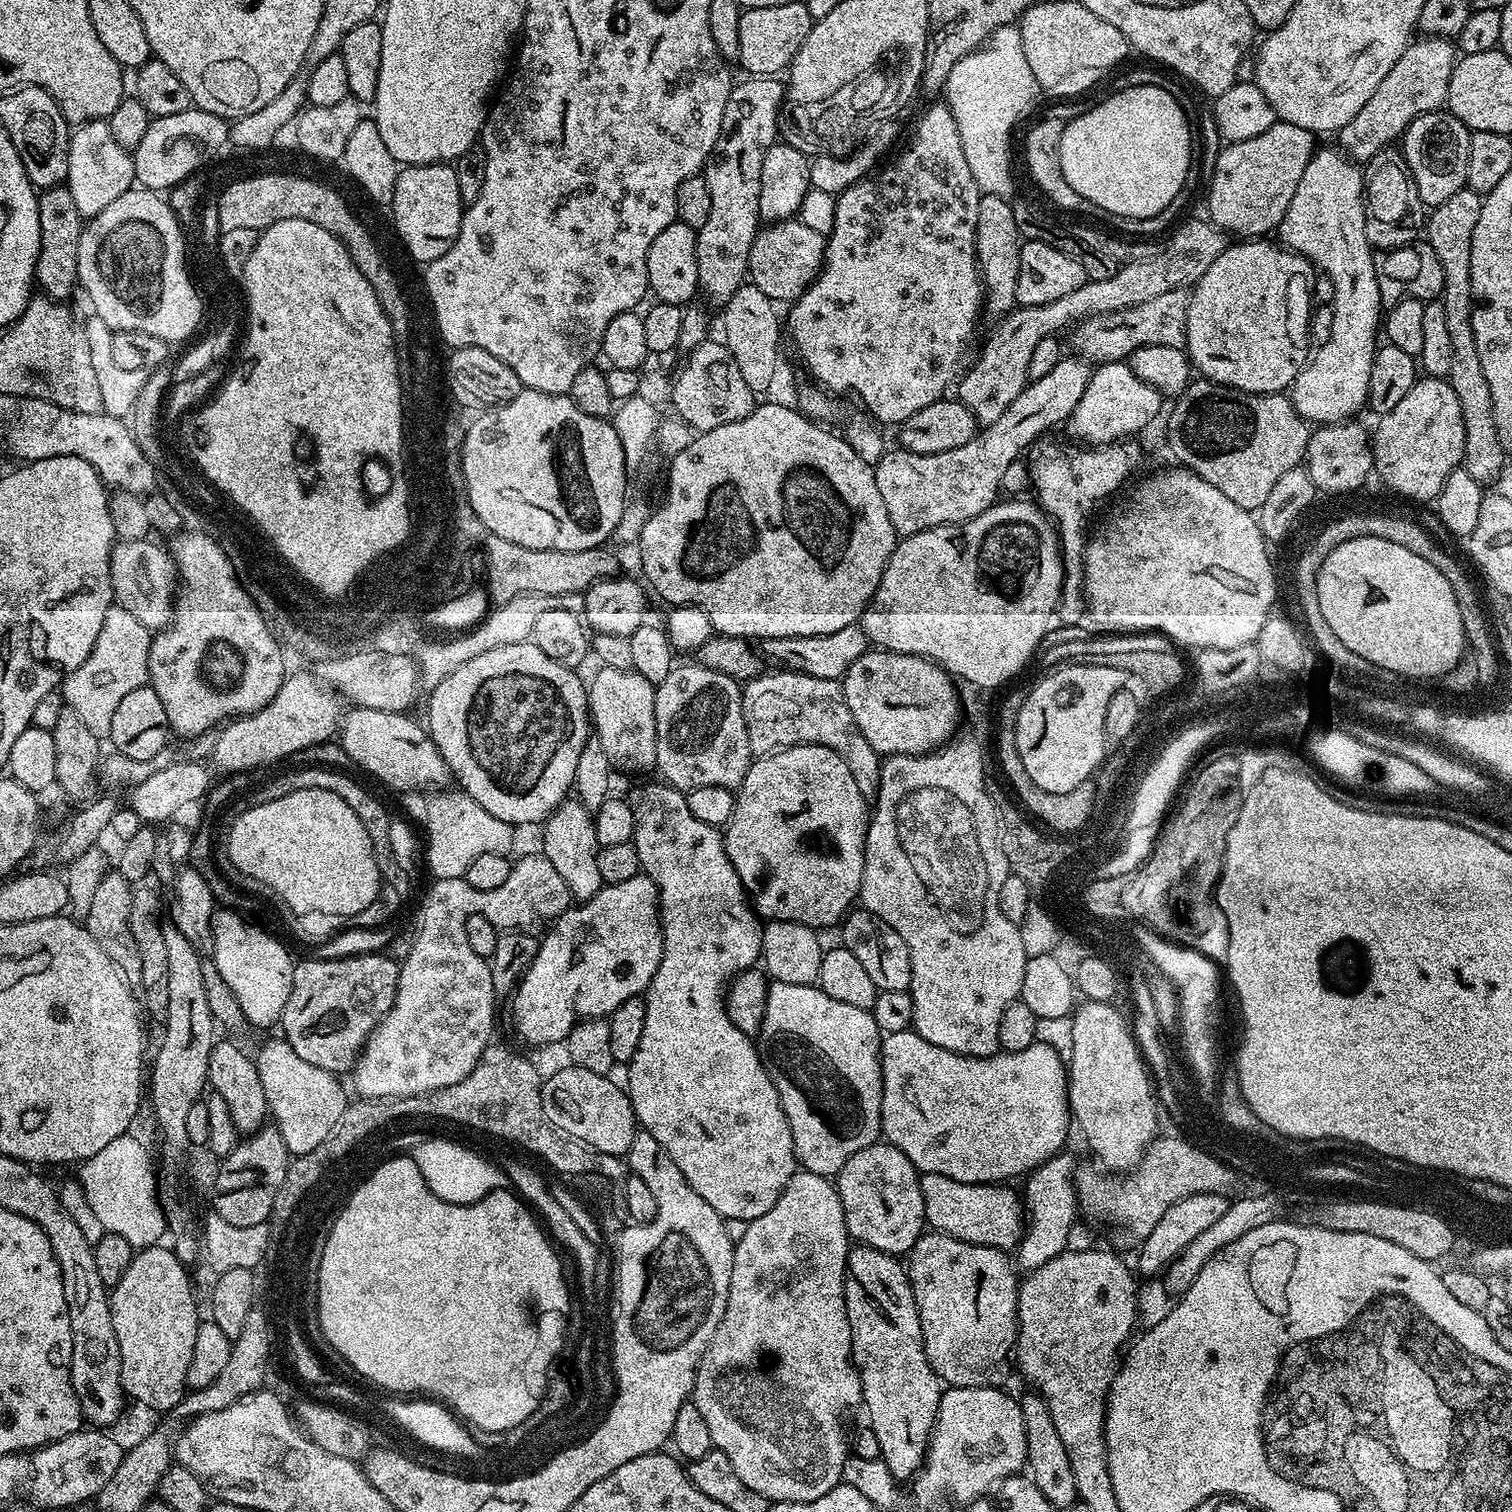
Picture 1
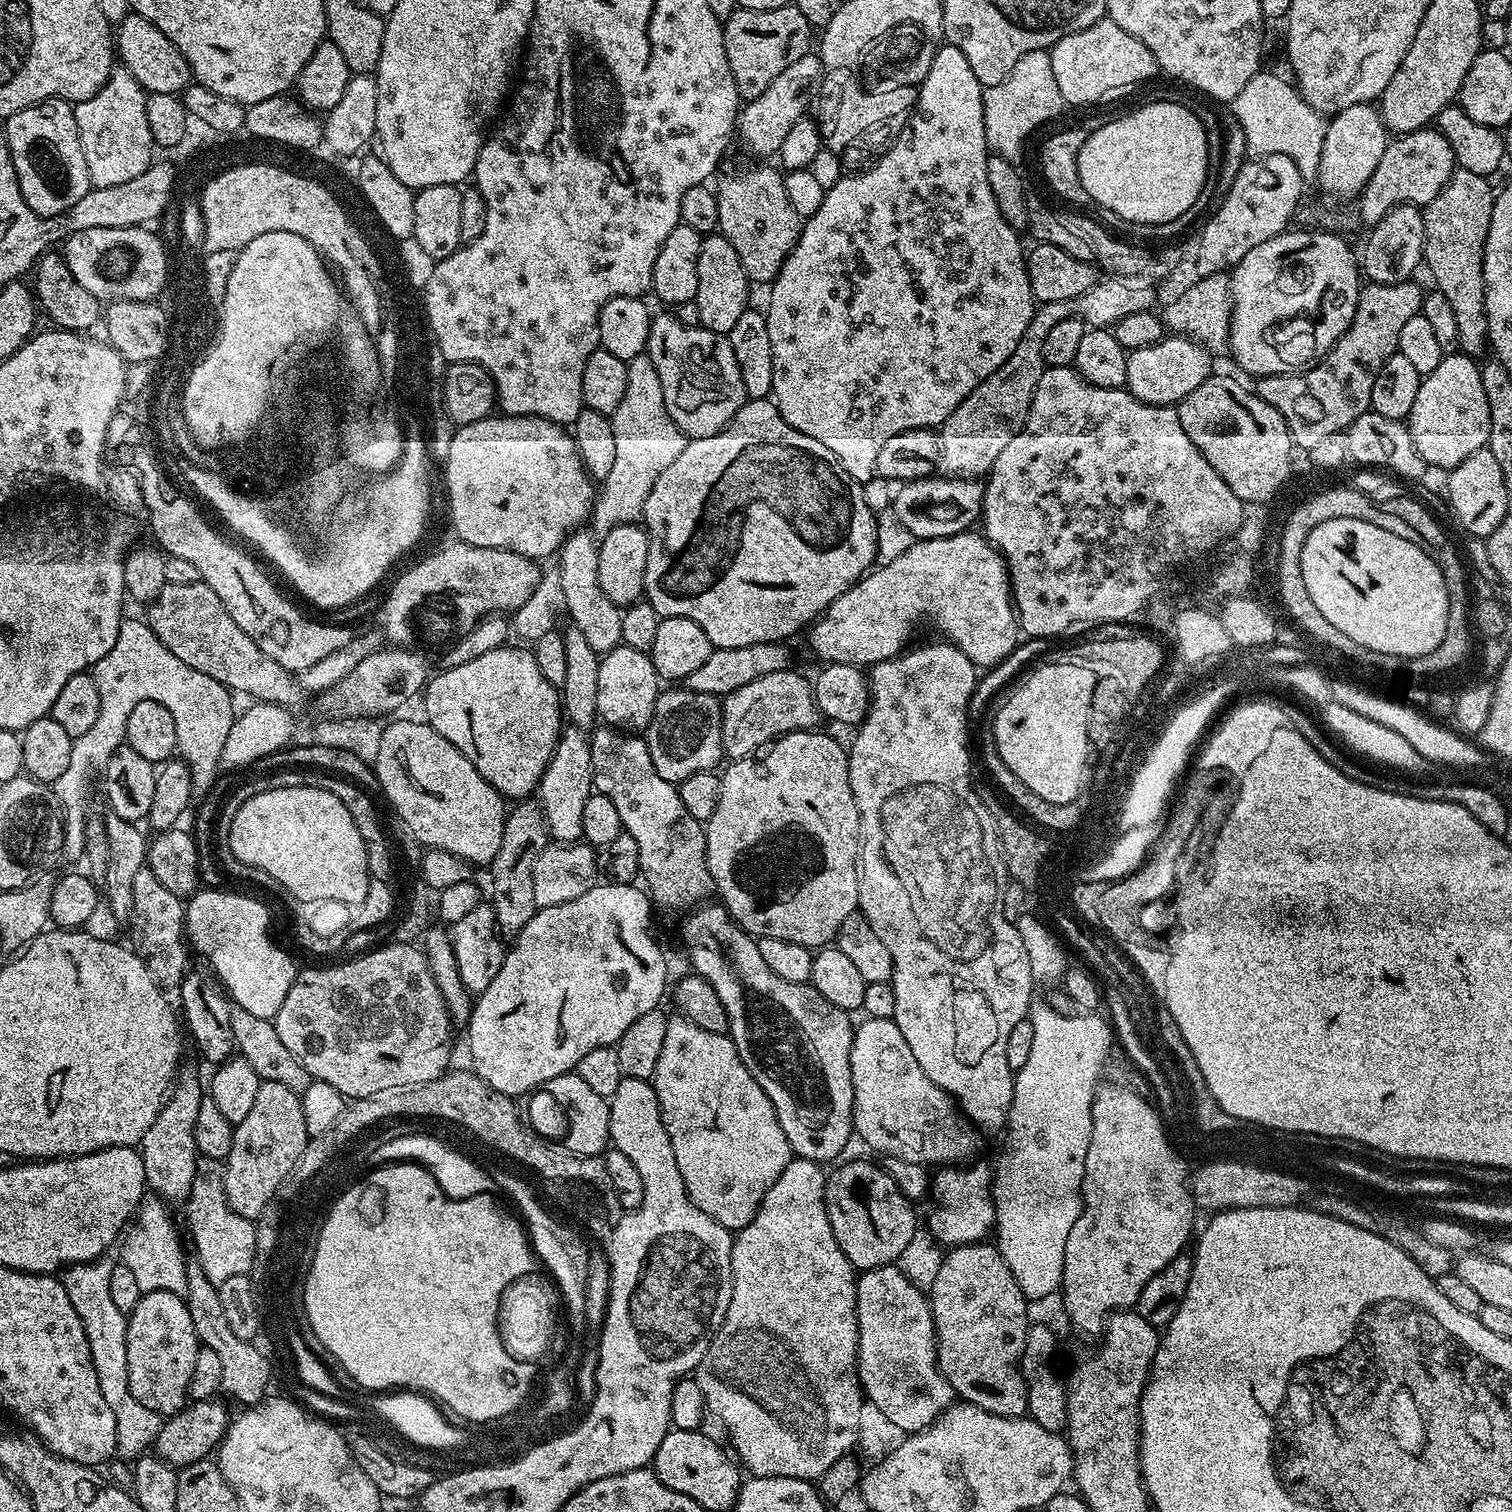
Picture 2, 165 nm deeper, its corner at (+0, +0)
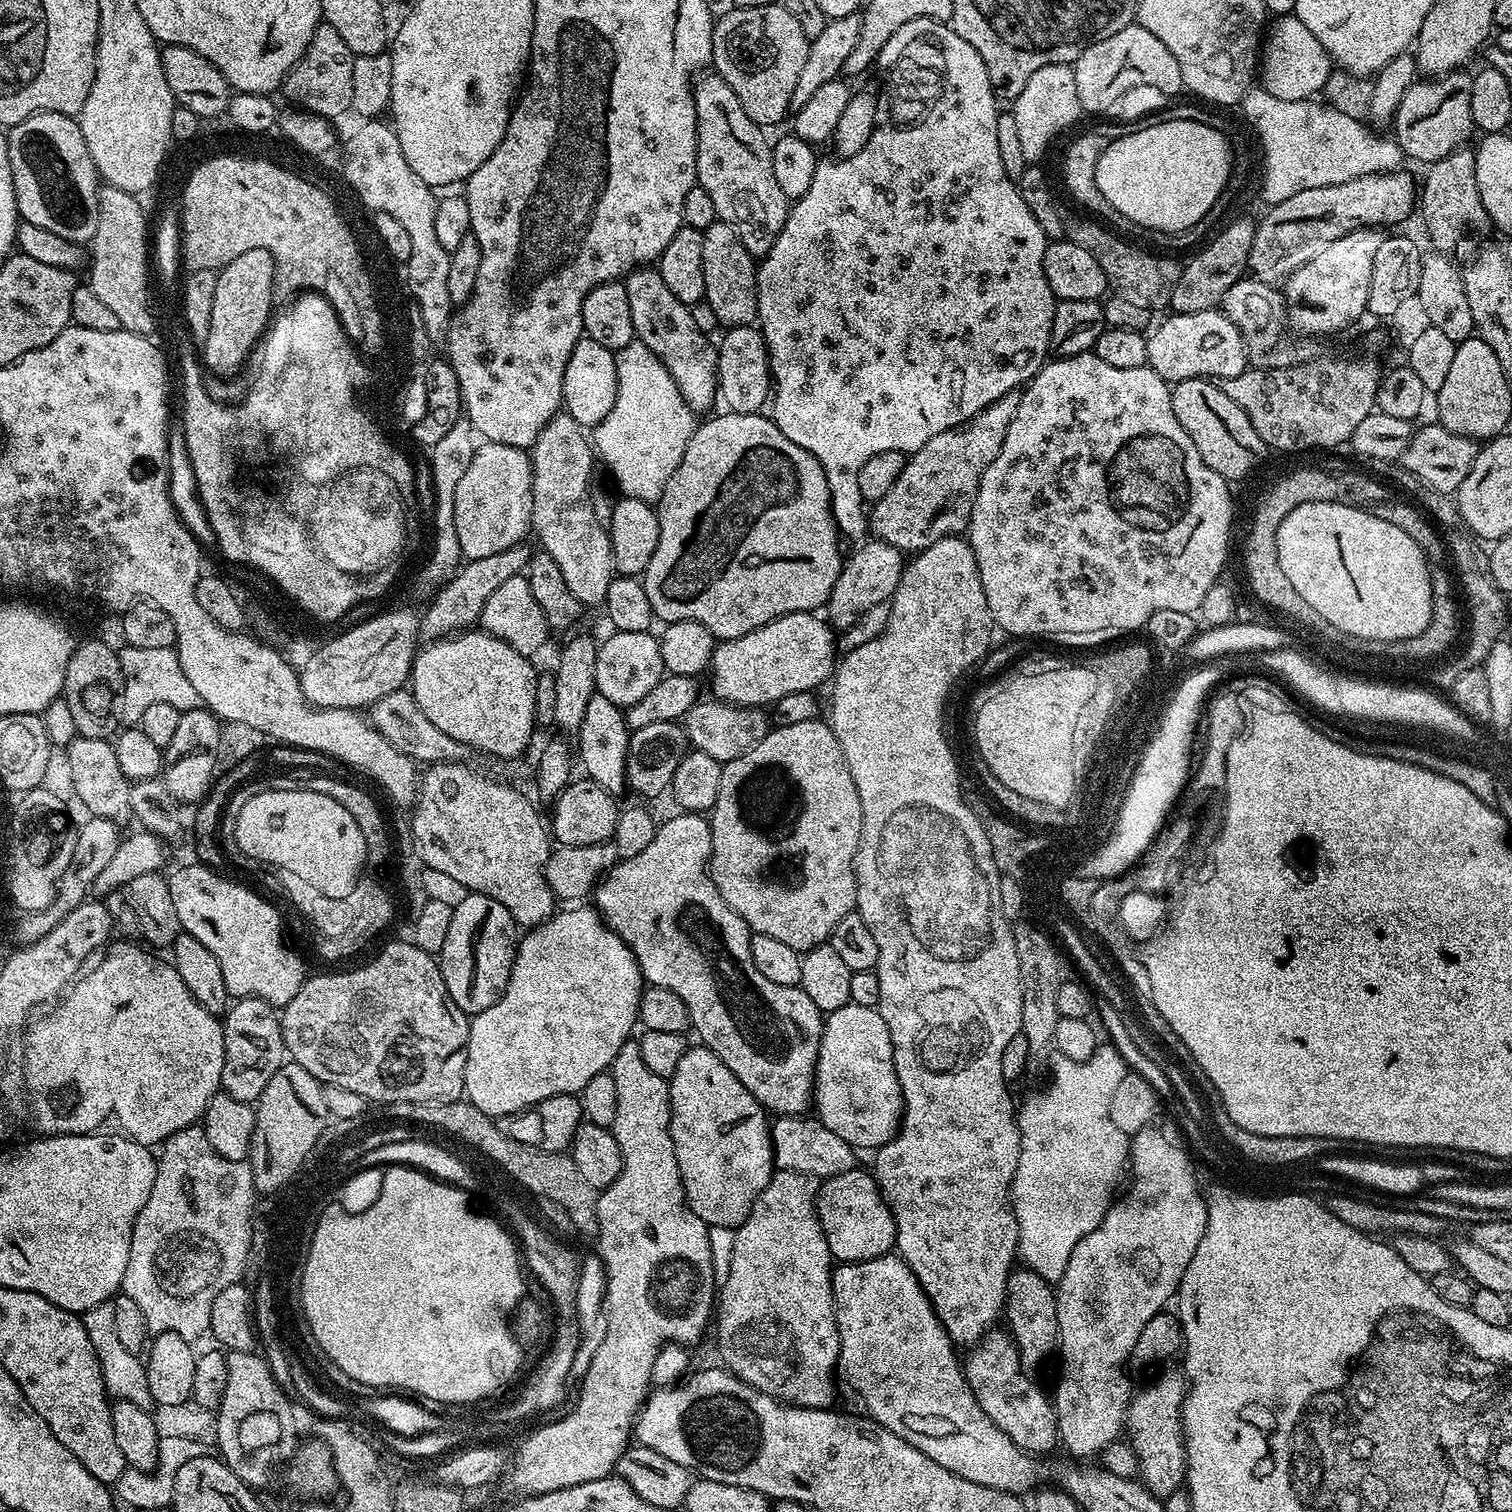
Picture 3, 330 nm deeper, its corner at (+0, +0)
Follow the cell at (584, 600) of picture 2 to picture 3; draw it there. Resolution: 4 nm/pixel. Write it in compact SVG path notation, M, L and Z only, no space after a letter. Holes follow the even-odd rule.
M559 412L539 432L531 446L529 460L532 468L531 531L534 536L538 536L539 547L557 563L574 598L578 598L582 606L597 607L603 603L610 582L614 579L614 569L612 543L605 525L595 517L594 506L590 500L593 447L580 424L574 422L567 413Z

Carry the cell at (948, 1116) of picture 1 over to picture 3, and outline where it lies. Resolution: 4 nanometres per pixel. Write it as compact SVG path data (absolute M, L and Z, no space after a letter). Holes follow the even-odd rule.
M850 1002L827 1013L816 1063L814 1112L826 1130L830 1130L830 1134L838 1134L842 1142L857 1150L875 1150L896 1139L904 1119L904 1096L900 1092L898 1074L894 1070L894 1046L890 1030L886 1030L886 1022L879 1010Z

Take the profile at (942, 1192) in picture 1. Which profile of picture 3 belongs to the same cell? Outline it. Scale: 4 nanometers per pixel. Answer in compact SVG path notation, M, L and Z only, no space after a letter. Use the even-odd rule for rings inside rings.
M782 1116L771 1123L773 1163L779 1171L806 1173L818 1180L849 1172L857 1167L857 1149L852 1148L838 1134L830 1134L826 1126L814 1116Z

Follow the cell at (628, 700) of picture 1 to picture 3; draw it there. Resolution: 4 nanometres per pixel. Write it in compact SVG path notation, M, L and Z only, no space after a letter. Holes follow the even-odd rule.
M613 631L611 635L596 649L596 690L623 710L654 690L666 673L659 639L652 632Z

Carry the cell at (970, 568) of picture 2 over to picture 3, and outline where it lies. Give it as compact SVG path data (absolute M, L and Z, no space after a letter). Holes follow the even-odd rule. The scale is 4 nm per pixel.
M791 612L742 638L717 643L710 665L711 695L739 708L759 708L773 706L788 694L816 690L833 675L838 663L837 637L827 619L818 617Z

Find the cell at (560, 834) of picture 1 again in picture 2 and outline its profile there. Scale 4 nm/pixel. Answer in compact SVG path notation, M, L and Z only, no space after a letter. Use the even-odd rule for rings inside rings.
M575 726L565 727L561 731L556 753L552 755L542 774L538 789L538 803L544 810L548 834L553 841L571 844L583 837L582 814L593 791L592 741L589 733Z

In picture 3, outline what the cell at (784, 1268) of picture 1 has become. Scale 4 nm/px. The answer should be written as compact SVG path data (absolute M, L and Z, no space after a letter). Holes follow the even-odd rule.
M773 1171L770 1182L762 1194L754 1202L748 1219L740 1223L735 1229L734 1255L730 1258L730 1274L722 1282L718 1292L718 1311L714 1316L714 1332L716 1328L716 1348L720 1351L719 1363L733 1372L742 1382L754 1386L758 1391L773 1396L775 1400L781 1400L784 1404L791 1404L797 1408L822 1408L827 1409L836 1392L836 1384L832 1381L832 1375L837 1375L840 1362L840 1339L838 1338L838 1326L836 1325L836 1303L832 1293L832 1269L834 1257L830 1246L826 1242L826 1234L820 1225L820 1219L816 1213L816 1194L818 1180L815 1176L806 1173Z

